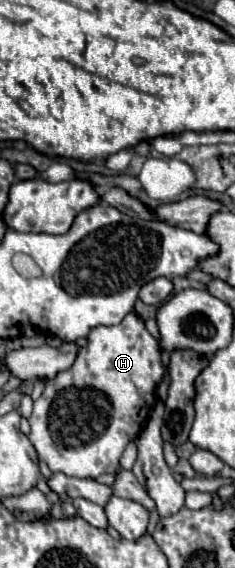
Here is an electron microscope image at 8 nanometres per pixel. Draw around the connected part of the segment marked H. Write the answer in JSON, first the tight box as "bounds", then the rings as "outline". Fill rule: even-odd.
{"bounds":[28,313,166,477],"outline":[[[136,313],[126,315],[120,325],[92,329],[88,345],[80,349],[74,365],[54,379],[48,379],[42,397],[34,401],[34,411],[28,421],[34,433],[32,445],[38,449],[40,459],[46,461],[50,471],[70,477],[100,477],[116,471],[124,447],[138,437],[142,425],[150,417],[156,403],[156,389],[162,383],[164,373],[166,369],[162,365],[158,341],[146,331],[144,321]]]}

